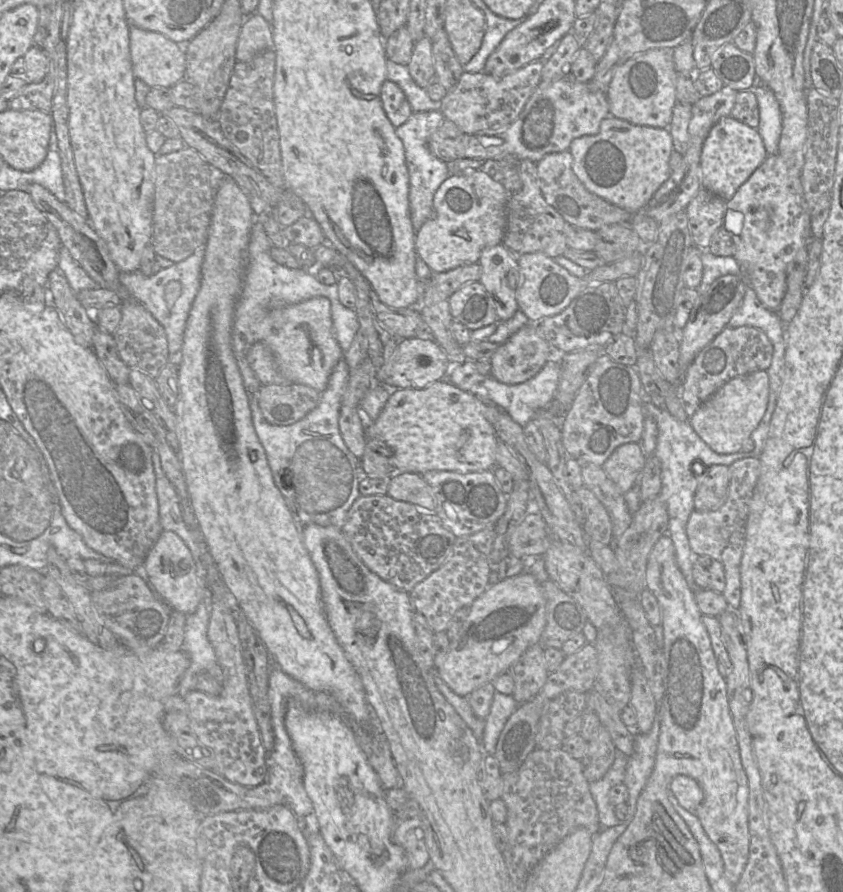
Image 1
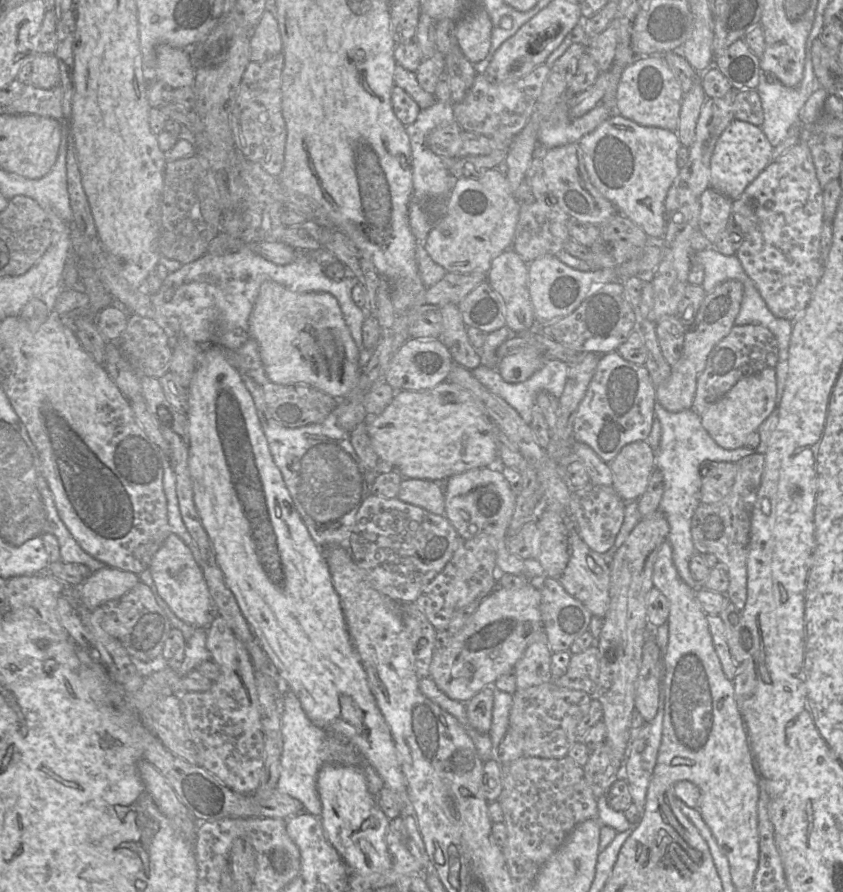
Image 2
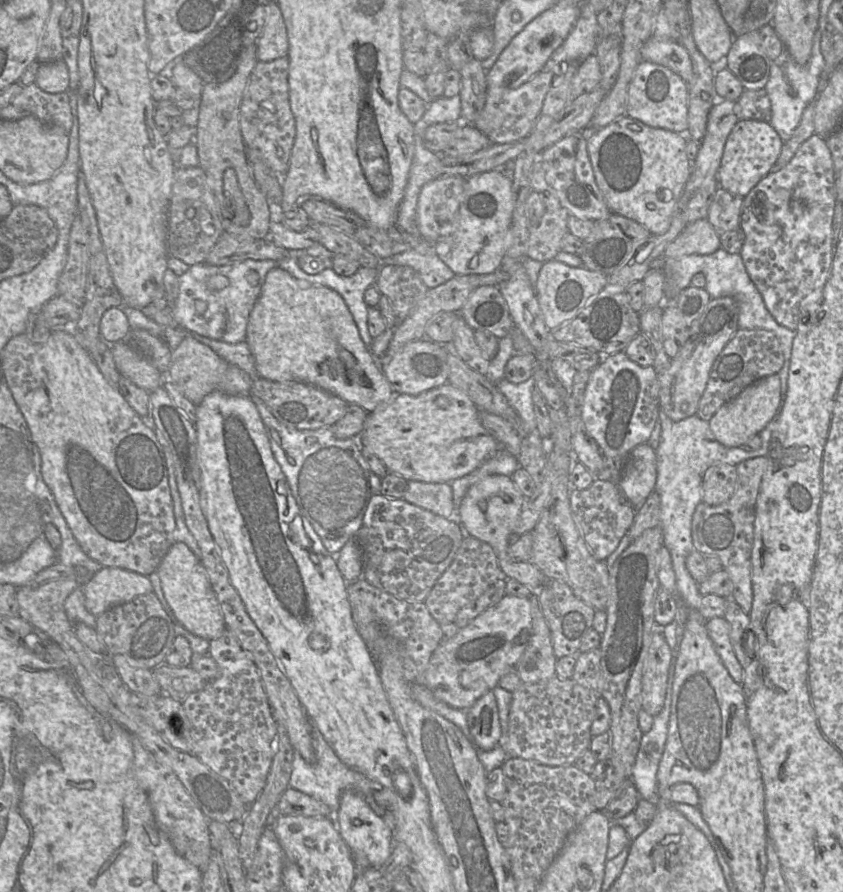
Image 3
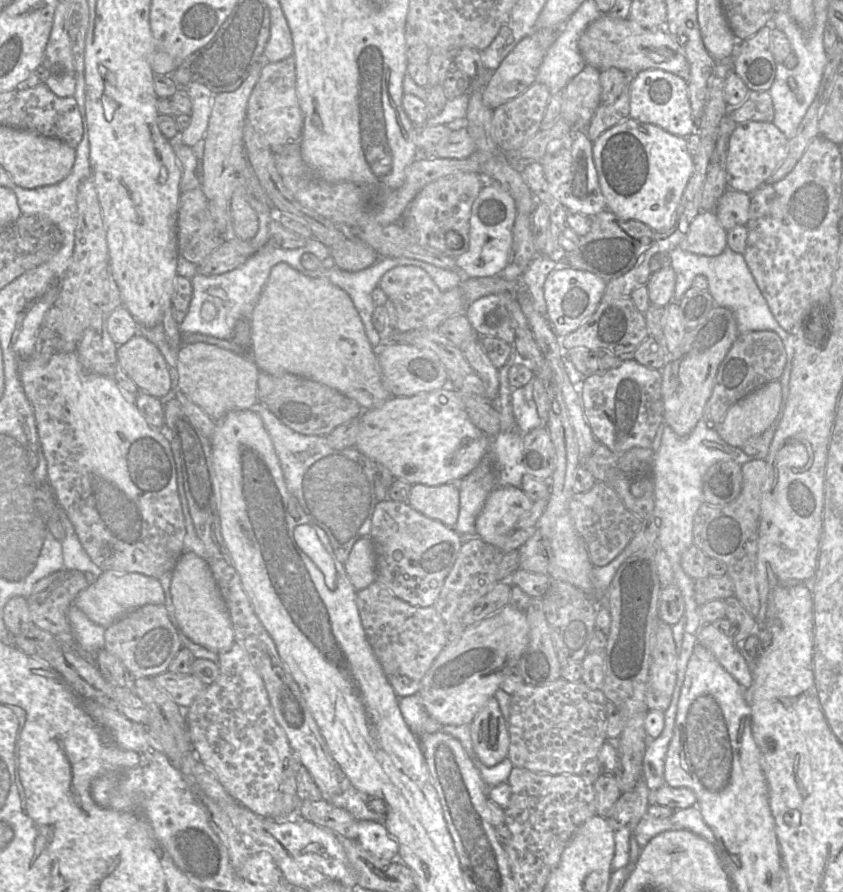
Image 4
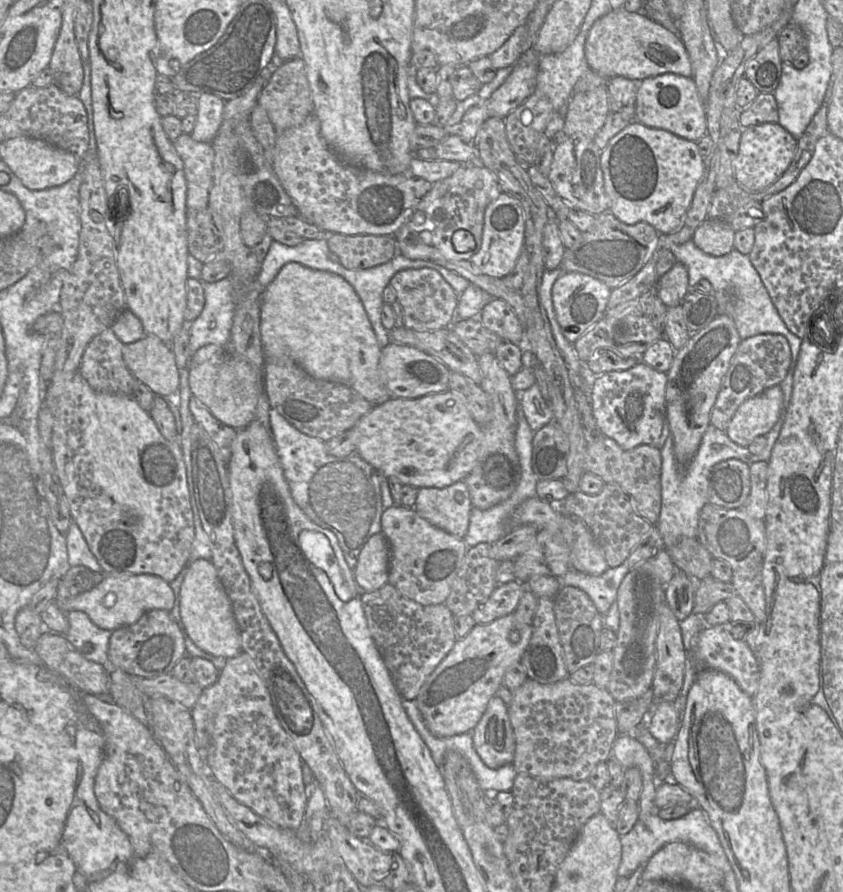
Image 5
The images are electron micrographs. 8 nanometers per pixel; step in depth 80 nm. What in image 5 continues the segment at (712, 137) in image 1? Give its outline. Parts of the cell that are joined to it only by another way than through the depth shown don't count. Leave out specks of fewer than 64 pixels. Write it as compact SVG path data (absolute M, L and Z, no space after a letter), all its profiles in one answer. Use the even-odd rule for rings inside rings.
M763 123L743 128L734 161L734 180L750 192L760 192L775 183L793 162L798 140L778 123Z

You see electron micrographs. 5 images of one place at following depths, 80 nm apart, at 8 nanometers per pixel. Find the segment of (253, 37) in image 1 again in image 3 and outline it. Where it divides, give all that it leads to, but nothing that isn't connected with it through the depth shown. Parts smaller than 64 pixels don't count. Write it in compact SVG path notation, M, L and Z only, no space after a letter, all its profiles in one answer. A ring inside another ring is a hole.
M268 1L266 18L256 43L256 58L267 62L286 56L289 43L281 10L276 1Z

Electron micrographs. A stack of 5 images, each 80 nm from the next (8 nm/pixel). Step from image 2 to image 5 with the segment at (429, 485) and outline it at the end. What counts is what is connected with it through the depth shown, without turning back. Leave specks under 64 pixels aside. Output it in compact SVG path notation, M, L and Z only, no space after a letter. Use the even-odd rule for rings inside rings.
M464 480L444 488L419 488L413 509L432 525L463 539L472 508Z

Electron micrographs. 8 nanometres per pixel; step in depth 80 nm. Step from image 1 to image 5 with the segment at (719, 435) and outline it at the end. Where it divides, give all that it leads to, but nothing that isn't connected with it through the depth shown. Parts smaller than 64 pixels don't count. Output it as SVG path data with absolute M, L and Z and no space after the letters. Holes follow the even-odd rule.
M780 385L746 400L731 419L727 436L742 447L748 447L759 436L766 436L781 416L782 401Z

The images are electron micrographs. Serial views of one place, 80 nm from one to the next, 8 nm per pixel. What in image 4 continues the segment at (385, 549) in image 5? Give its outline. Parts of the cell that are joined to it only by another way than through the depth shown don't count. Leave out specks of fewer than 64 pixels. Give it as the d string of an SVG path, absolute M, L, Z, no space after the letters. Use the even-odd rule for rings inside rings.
M368 536L357 540L343 564L350 582L357 590L375 582L376 554L372 539Z

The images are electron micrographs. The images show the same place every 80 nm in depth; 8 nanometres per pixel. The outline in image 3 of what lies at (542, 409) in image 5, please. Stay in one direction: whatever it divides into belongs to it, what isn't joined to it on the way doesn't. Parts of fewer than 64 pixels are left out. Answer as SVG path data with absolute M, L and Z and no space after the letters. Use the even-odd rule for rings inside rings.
M533 375L518 384L511 383L505 378L494 384L518 414L524 426L524 431L535 432L536 421L532 402L532 392L535 385Z

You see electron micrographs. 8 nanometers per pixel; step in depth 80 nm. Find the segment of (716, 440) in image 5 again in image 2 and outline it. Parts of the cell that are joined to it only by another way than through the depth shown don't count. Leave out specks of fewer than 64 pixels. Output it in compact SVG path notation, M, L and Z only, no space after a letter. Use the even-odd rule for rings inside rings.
M656 401L654 415L661 425L661 438L655 457L655 465L661 471L664 480L660 511L669 524L667 540L672 547L673 562L679 576L688 586L697 590L700 585L694 580L689 564L691 557L696 552L691 535L691 523L694 512L701 503L702 467L704 470L706 463L735 463L757 452L745 447L721 448L703 427L701 416L691 410L669 412Z

